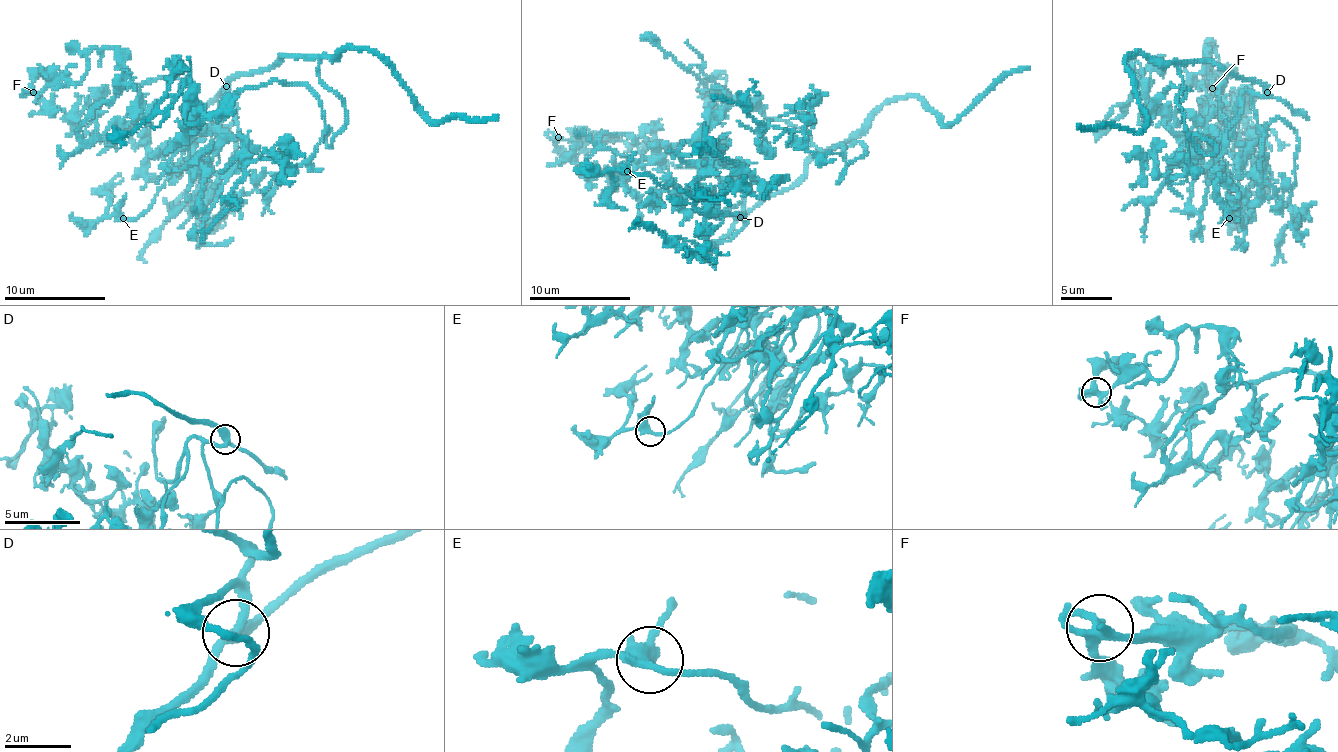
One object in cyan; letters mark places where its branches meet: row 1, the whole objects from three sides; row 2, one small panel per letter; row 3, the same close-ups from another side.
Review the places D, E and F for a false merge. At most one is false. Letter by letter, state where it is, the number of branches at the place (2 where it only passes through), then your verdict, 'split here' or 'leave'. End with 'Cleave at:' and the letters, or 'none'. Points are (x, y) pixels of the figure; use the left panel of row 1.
D: (226, 86) | 3 | leave
E: (123, 218) | 3 | leave
F: (33, 92) | 3 | leave
Cleave at: none

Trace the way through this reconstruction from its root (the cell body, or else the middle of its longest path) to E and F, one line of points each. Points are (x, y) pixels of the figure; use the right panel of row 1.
E: (1263, 88), (1261, 95), (1251, 98), (1262, 138), (1247, 159), (1238, 182), (1238, 207), (1229, 218)
F: (1263, 88), (1261, 95), (1246, 90), (1224, 119), (1227, 80), (1213, 86), (1209, 47), (1204, 81), (1212, 88)

